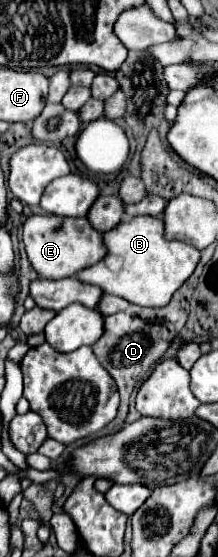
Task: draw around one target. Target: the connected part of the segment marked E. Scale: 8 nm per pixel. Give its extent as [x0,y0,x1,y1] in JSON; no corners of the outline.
[24,215,106,279]

